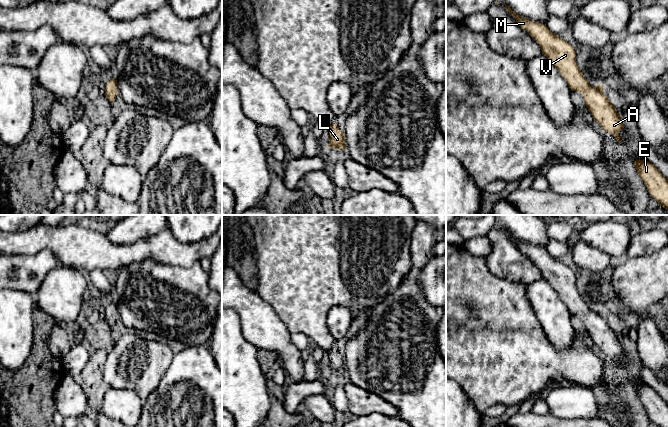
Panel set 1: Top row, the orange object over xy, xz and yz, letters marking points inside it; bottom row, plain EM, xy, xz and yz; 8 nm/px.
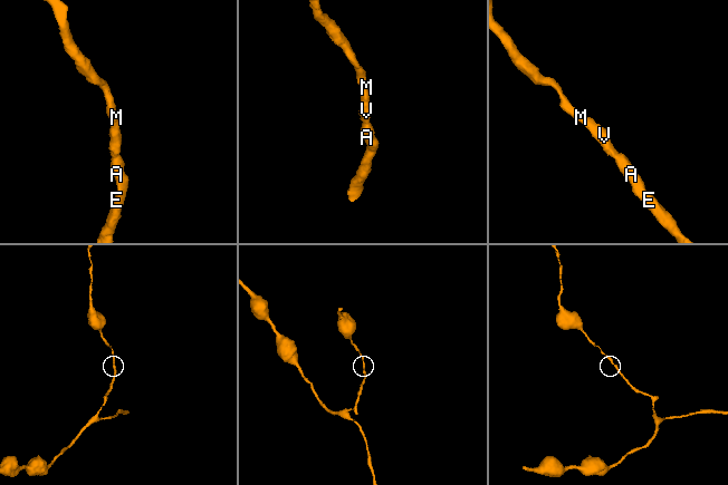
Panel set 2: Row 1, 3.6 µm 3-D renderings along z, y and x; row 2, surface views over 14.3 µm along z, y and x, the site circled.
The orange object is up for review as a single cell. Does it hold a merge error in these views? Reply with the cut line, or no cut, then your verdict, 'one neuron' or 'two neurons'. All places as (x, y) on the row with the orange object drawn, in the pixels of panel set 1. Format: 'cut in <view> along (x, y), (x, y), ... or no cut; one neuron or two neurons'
no cut; one neuron

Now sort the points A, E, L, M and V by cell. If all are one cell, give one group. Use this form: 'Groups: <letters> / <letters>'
Groups: A E L M V

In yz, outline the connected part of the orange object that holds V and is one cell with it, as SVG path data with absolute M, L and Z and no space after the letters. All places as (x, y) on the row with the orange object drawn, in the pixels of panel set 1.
M507 5L505 9L516 19L518 25L539 44L542 54L558 69L571 91L584 96L586 107L594 121L605 132L614 135L616 141L620 143L622 140L619 138L619 132L625 127L624 123L616 108L604 95L603 87L601 85L590 87L576 64L574 48L558 35L553 34L546 25L522 18Z

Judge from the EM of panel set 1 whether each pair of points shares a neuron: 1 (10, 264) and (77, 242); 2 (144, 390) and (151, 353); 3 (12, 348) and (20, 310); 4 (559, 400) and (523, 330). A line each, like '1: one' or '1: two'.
1: two
2: one
3: one
4: two

